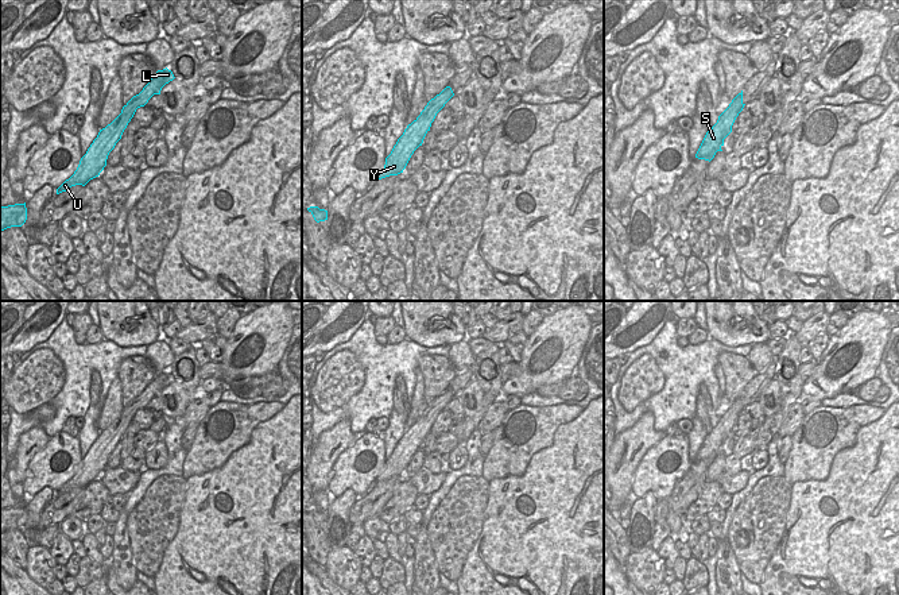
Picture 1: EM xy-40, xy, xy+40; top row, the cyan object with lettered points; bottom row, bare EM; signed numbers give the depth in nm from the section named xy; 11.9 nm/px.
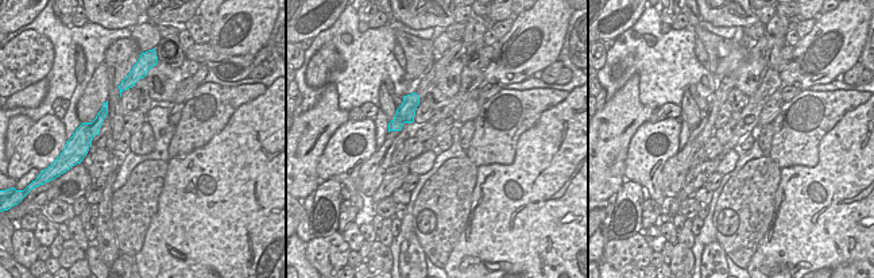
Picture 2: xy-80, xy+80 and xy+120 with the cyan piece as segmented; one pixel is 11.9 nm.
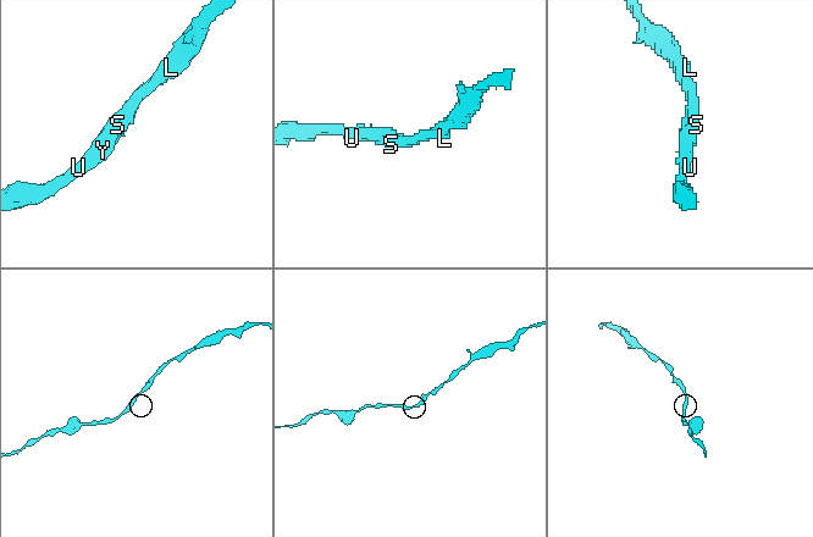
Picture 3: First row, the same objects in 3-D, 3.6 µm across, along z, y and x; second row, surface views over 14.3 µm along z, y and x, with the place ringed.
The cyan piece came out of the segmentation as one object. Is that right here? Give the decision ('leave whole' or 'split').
leave whole

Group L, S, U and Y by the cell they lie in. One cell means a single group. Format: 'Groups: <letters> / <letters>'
Groups: L S U Y

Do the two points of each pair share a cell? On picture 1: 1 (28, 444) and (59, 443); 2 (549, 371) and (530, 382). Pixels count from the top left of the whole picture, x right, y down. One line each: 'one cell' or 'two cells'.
1: two cells
2: one cell

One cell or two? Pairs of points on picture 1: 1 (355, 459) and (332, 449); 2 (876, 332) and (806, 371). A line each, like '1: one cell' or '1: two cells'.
1: two cells
2: two cells

